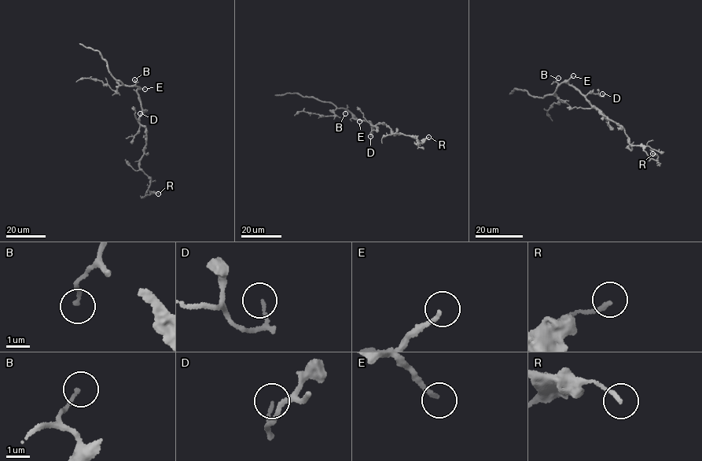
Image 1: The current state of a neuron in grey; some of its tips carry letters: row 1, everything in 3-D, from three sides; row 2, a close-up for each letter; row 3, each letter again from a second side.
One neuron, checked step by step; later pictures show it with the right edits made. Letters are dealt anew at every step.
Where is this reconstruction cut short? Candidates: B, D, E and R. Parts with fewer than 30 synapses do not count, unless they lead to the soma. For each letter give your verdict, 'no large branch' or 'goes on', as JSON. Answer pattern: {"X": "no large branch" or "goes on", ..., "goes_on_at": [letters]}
{"B": "no large branch", "D": "no large branch", "E": "goes on", "R": "no large branch", "goes_on_at": ["E"]}

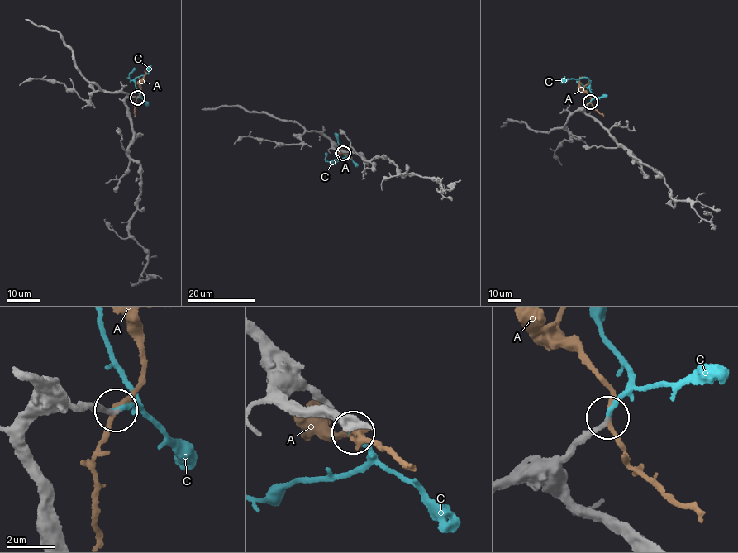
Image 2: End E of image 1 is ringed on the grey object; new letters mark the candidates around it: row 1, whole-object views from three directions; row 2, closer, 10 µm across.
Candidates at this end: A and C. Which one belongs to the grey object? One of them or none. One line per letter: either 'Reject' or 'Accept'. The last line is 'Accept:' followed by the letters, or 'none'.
A: Reject
C: Accept
Accept: C

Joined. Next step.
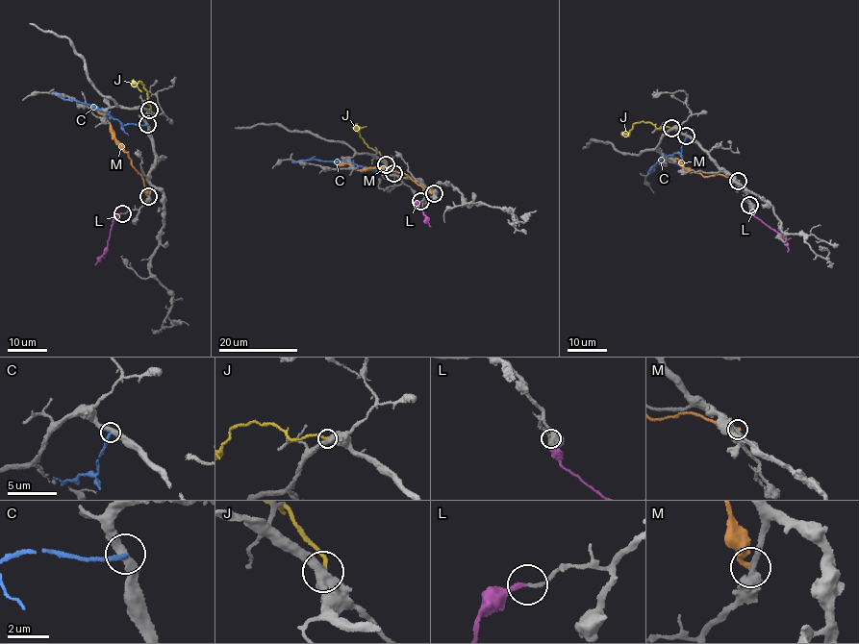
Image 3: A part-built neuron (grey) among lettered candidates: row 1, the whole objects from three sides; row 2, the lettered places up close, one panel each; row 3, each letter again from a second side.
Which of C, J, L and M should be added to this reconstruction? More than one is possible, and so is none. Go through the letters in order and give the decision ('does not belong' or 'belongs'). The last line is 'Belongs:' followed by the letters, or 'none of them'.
C: does not belong
J: does not belong
L: belongs
M: does not belong
Belongs: L

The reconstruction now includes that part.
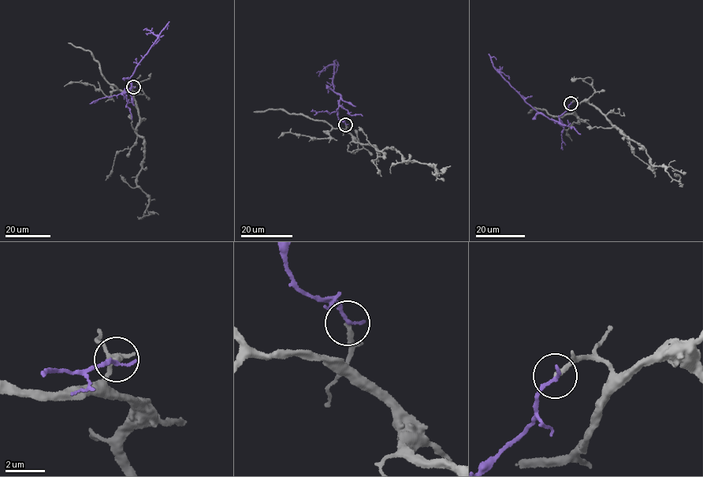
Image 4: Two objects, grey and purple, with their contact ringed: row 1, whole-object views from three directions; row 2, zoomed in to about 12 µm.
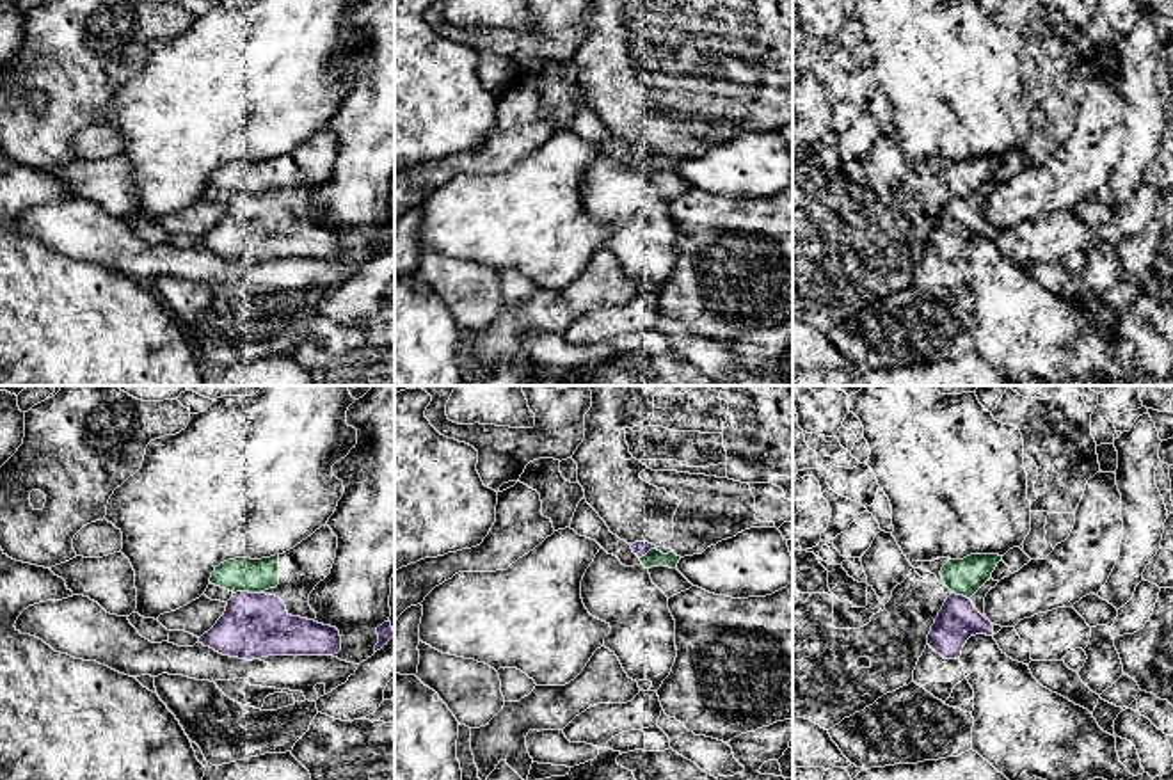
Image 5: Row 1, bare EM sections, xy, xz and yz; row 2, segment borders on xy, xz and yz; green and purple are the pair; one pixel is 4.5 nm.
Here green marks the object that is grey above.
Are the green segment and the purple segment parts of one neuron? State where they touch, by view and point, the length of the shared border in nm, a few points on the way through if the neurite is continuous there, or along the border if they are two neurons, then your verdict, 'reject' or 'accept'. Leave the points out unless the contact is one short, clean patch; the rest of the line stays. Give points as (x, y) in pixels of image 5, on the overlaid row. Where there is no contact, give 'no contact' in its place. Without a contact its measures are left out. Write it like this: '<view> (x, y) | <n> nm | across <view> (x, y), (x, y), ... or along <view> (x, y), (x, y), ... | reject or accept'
xz (656, 549) | 160 nm | reject

